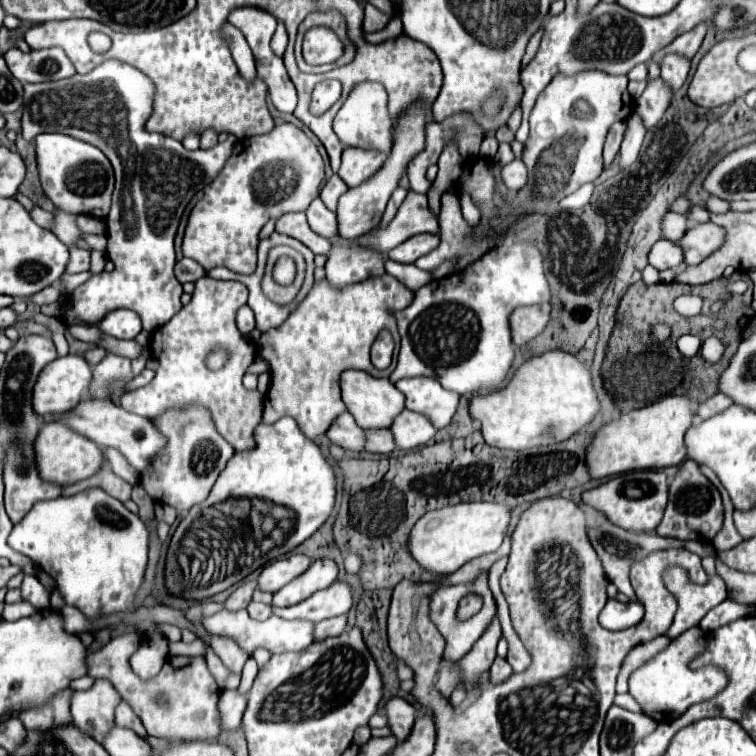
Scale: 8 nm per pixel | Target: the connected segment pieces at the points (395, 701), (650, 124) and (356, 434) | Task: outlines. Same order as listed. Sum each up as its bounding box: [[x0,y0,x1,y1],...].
[[386,696,416,742],[636,78,672,130],[326,412,364,452]]

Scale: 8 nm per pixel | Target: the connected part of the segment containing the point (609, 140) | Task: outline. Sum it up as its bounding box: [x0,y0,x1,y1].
[604,122,626,166]

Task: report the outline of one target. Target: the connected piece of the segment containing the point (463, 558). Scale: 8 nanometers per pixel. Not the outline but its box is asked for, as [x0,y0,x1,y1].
[410,502,510,574]

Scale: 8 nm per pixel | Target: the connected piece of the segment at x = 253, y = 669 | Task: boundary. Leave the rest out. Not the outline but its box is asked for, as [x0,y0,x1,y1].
[238,658,258,694]

